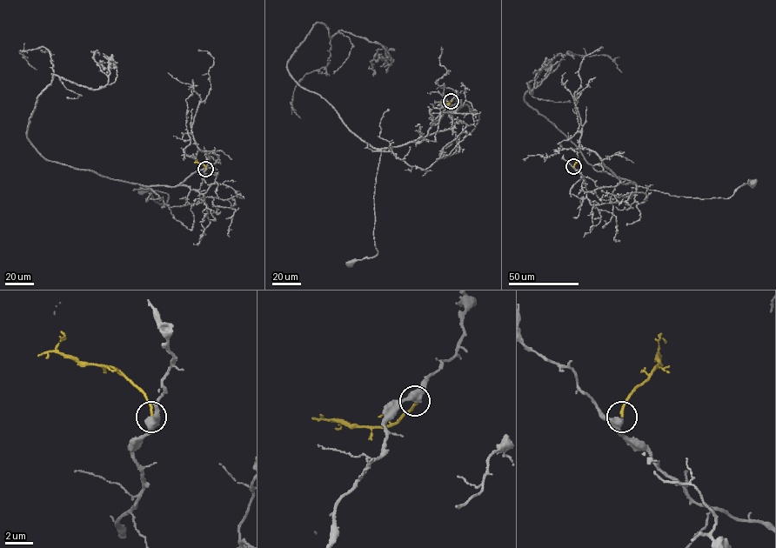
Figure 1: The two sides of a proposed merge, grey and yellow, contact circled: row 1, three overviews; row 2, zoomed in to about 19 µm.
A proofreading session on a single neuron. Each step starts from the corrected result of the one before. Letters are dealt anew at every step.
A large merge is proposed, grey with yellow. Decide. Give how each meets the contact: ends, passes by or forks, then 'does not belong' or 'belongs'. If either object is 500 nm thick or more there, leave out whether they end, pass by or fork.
grey passes by; yellow ends there; belongs

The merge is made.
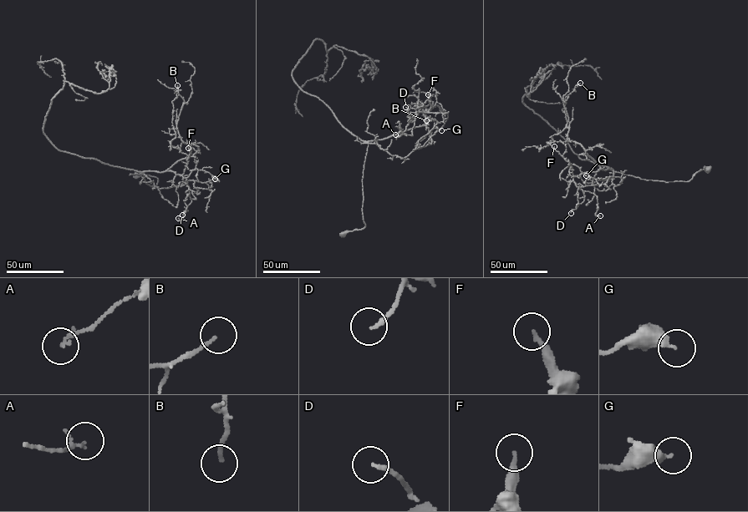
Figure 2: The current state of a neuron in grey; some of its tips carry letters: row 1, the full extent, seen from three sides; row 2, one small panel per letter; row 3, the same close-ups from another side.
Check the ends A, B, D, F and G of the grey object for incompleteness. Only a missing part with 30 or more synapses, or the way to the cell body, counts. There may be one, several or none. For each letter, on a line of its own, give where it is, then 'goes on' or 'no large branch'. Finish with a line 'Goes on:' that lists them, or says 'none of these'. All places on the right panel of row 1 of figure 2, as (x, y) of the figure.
A: at (600, 215); no large branch
B: at (580, 83); no large branch
D: at (571, 213); no large branch
F: at (554, 146); no large branch
G: at (586, 175); no large branch
Goes on: none of these

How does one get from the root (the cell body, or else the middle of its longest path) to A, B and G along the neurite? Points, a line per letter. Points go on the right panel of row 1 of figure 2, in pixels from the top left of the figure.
A: (709, 169), (687, 181), (645, 179), (600, 168), (576, 175), (577, 186), (597, 196), (595, 215), (600, 215)
B: (709, 169), (698, 171), (688, 181), (665, 182), (602, 169), (579, 144), (567, 139), (565, 98), (580, 83)
G: (709, 169), (687, 181), (645, 179), (614, 171), (616, 186), (621, 180), (618, 176), (586, 175)

